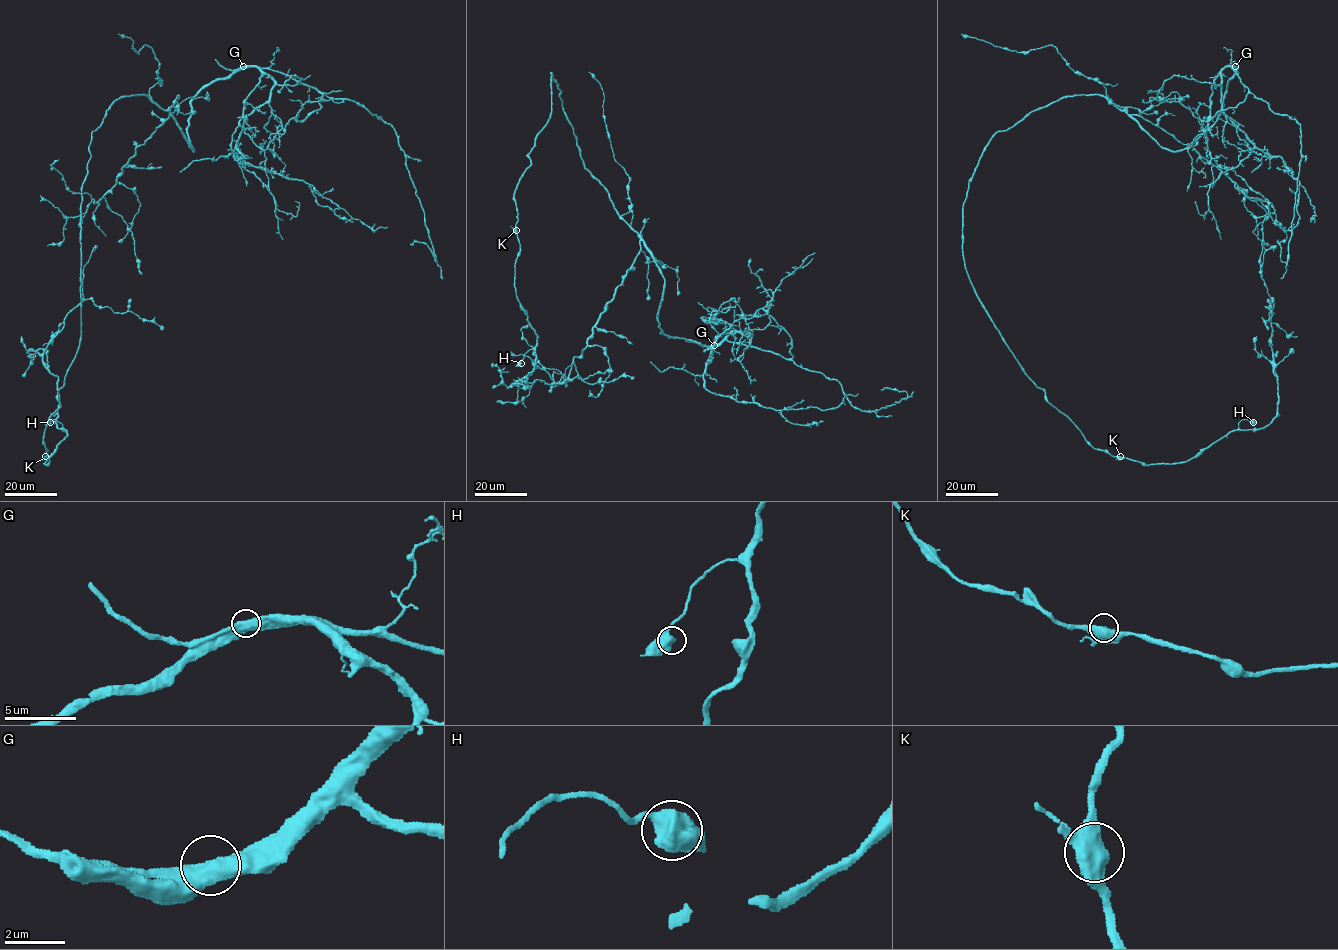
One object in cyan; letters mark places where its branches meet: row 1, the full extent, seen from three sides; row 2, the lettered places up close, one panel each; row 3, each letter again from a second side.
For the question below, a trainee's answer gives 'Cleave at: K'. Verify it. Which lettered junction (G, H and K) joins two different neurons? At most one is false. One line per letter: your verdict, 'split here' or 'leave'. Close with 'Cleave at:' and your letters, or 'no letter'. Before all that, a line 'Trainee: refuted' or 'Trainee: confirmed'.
Trainee: refuted
G: leave
H: leave
K: leave
Cleave at: no letter

